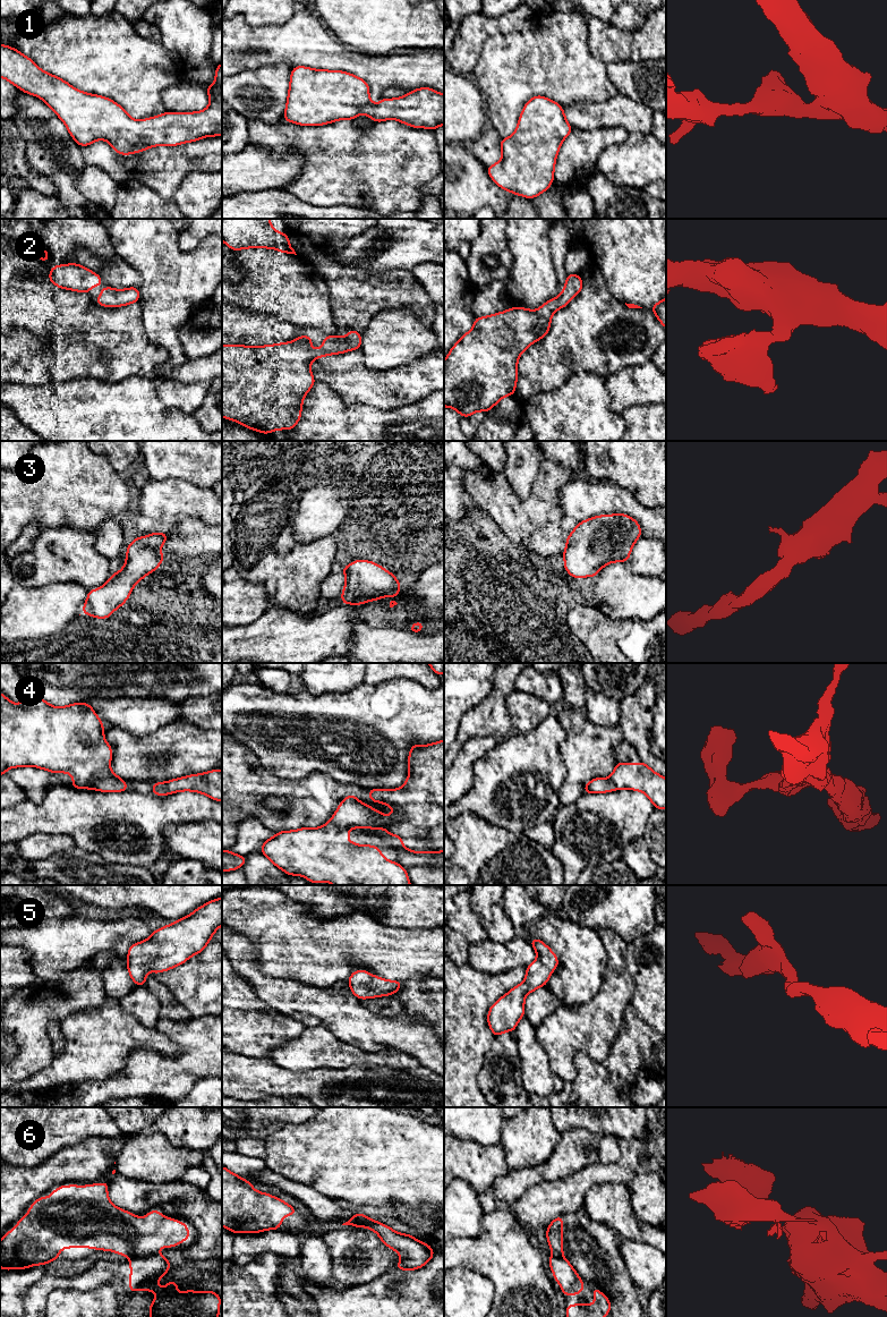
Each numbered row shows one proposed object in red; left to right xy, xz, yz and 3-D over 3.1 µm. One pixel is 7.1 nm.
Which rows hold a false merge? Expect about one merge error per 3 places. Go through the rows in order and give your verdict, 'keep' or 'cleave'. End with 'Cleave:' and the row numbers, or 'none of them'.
1: keep
2: keep
3: keep
4: keep
5: keep
6: cleave
Cleave: 6

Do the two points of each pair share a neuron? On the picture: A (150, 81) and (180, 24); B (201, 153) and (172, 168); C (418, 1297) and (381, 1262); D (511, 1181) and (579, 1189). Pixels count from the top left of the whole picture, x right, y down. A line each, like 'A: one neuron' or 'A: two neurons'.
A: two neurons
B: one neuron
C: two neurons
D: two neurons

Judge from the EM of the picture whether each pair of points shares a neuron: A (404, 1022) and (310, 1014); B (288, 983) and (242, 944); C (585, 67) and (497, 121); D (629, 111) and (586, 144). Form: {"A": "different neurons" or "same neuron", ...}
{"A": "same neuron", "B": "same neuron", "C": "same neuron", "D": "different neurons"}

